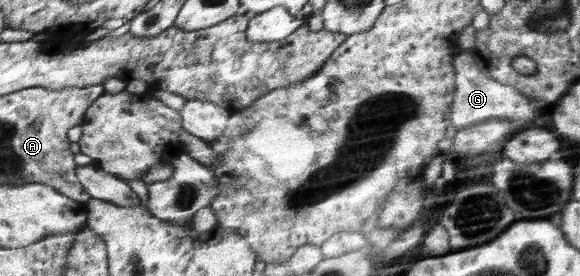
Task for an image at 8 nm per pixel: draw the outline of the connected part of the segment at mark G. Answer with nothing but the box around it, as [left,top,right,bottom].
[450,50,539,129]

